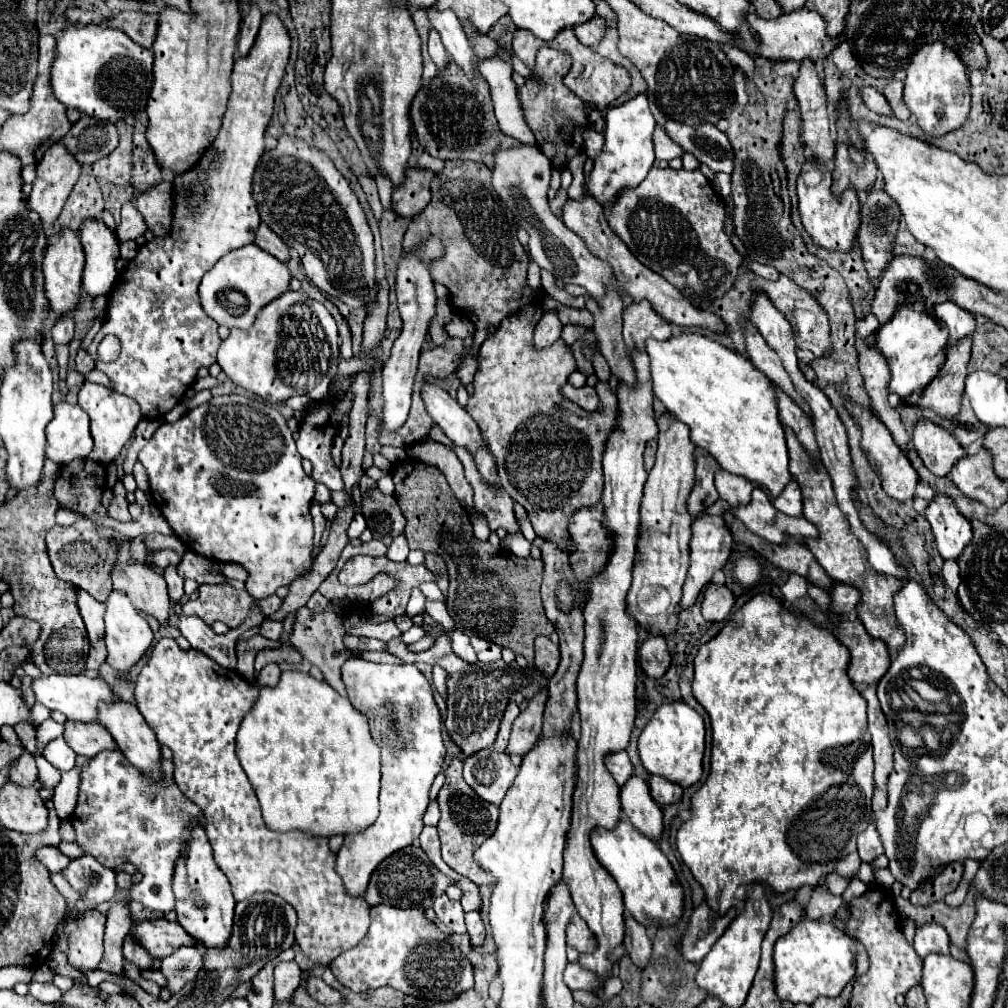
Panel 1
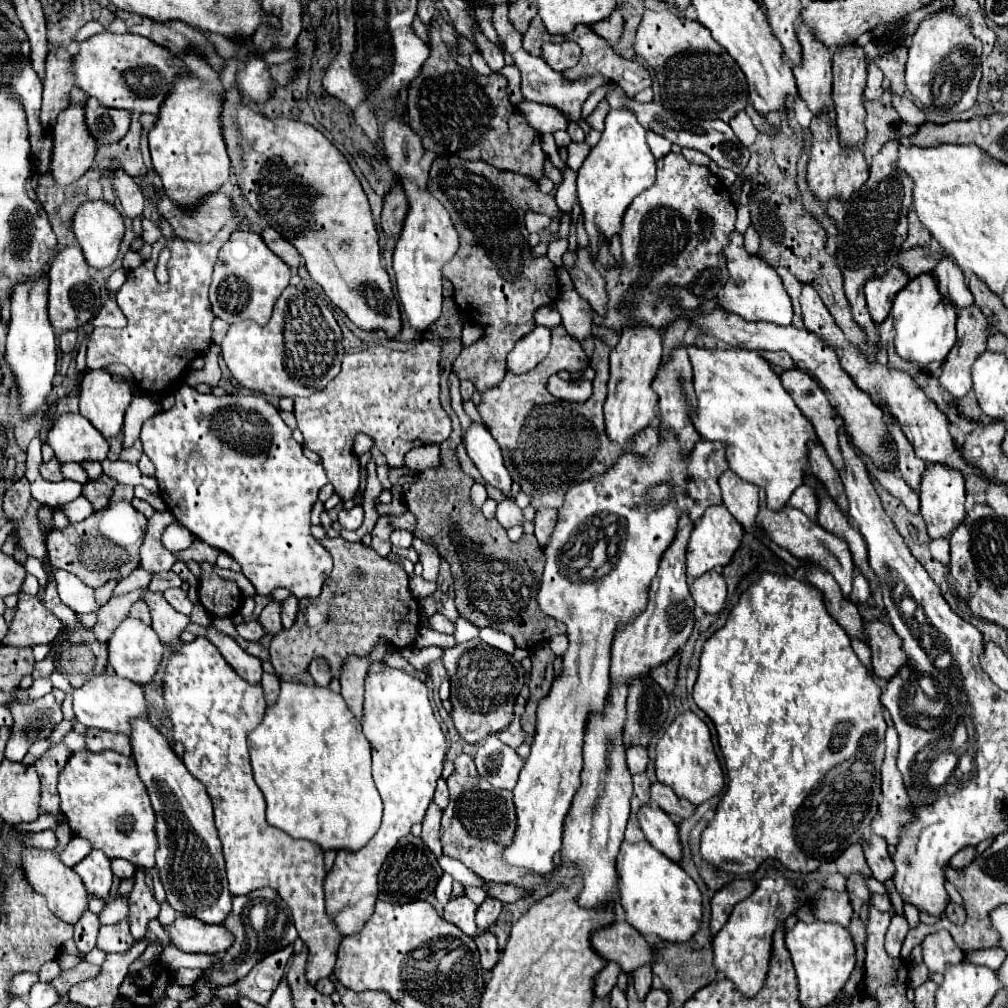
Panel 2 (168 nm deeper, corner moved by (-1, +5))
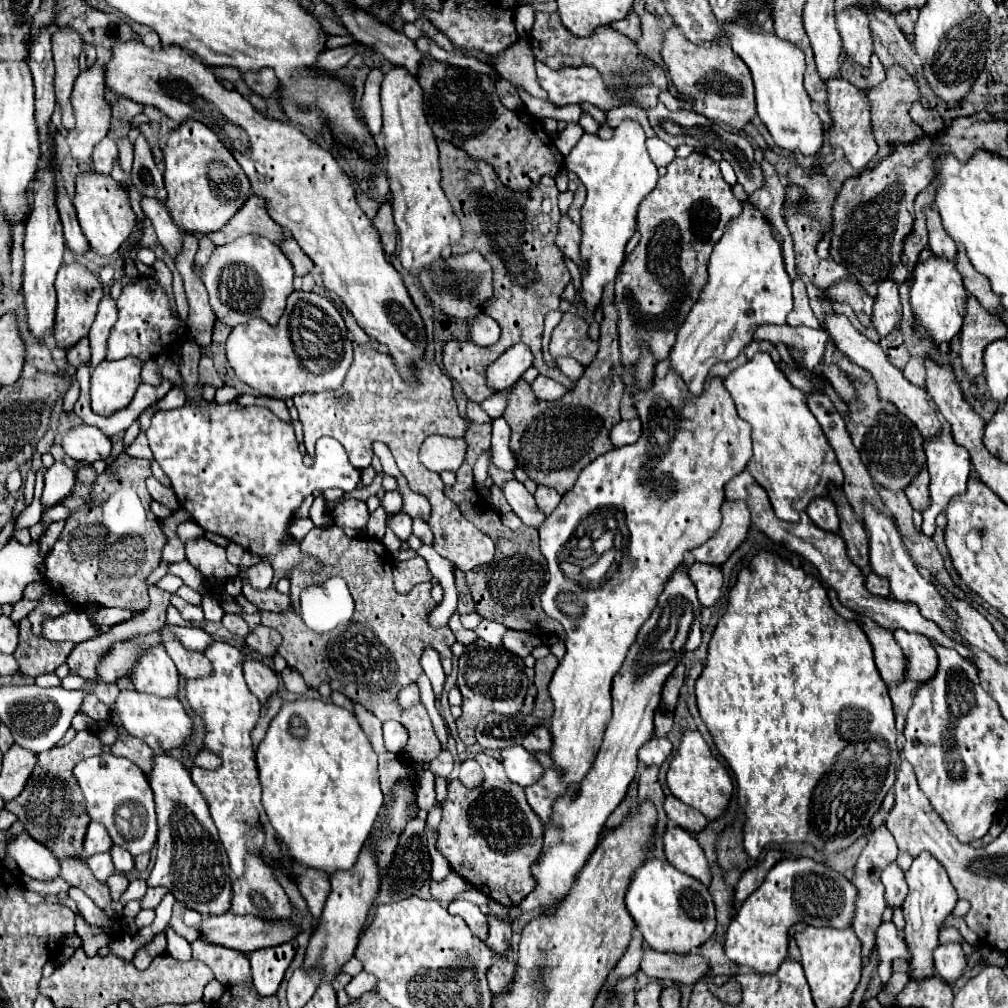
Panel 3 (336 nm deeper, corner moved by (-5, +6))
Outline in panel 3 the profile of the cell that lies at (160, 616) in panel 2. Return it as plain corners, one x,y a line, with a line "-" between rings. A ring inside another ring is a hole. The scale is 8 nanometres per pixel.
168,625
158,629
158,633
164,639
164,647
166,647
170,659
174,661
174,665
182,677
194,677
196,679
196,677
204,677
212,671
210,661
198,651
184,649
184,645
180,645
178,637
168,629

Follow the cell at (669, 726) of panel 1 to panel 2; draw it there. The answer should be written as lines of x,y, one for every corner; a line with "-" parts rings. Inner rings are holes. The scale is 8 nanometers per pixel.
684,712
678,714
676,720
670,724
666,734
656,744
656,776
662,784
670,786
678,798
688,800
690,804
698,806
708,798
716,796
724,788
724,774
722,766
716,758
710,730
708,726
694,714

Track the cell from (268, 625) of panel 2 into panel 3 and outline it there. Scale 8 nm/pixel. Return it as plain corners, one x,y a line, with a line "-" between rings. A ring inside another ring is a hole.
258,625
248,637
246,637
246,645
262,655
274,655
276,647
282,643
280,633
276,633
274,629
266,627
266,625

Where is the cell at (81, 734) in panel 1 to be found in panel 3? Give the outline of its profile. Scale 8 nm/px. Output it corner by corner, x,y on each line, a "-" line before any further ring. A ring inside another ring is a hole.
120,731
116,743
110,747
110,753
116,757
126,757
130,761
134,761
144,773
150,773
152,769
152,755
154,751
140,739

